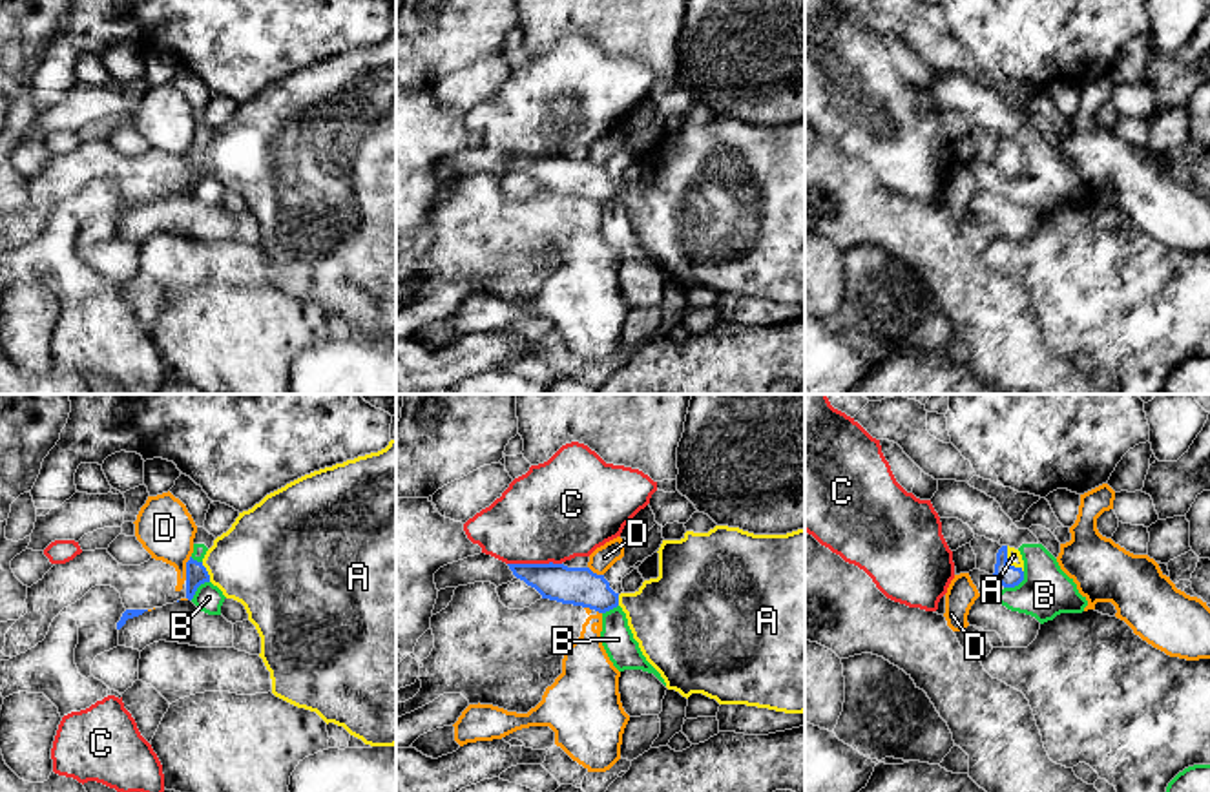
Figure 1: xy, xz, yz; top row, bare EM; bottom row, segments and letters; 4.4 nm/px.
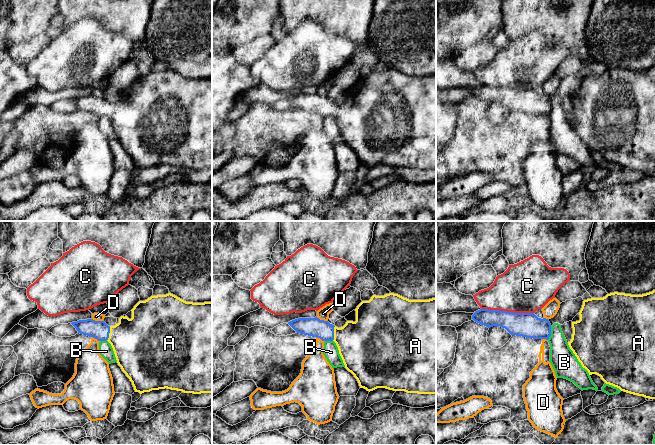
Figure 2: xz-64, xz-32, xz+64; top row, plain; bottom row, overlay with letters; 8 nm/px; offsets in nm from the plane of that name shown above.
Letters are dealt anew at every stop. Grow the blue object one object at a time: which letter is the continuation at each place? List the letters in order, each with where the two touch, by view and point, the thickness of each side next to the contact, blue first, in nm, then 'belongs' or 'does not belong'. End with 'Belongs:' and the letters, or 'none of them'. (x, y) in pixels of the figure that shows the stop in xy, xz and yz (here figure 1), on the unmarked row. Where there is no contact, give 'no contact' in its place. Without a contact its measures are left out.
A: yz (1006, 154) | 100/60 nm | belongs
B: yz (1017, 176) | 100/220 nm | does not belong
C: xz (533, 156) | 170/420 nm | does not belong
D: xy (187, 159) | 100/260 nm | does not belong
Belongs: A

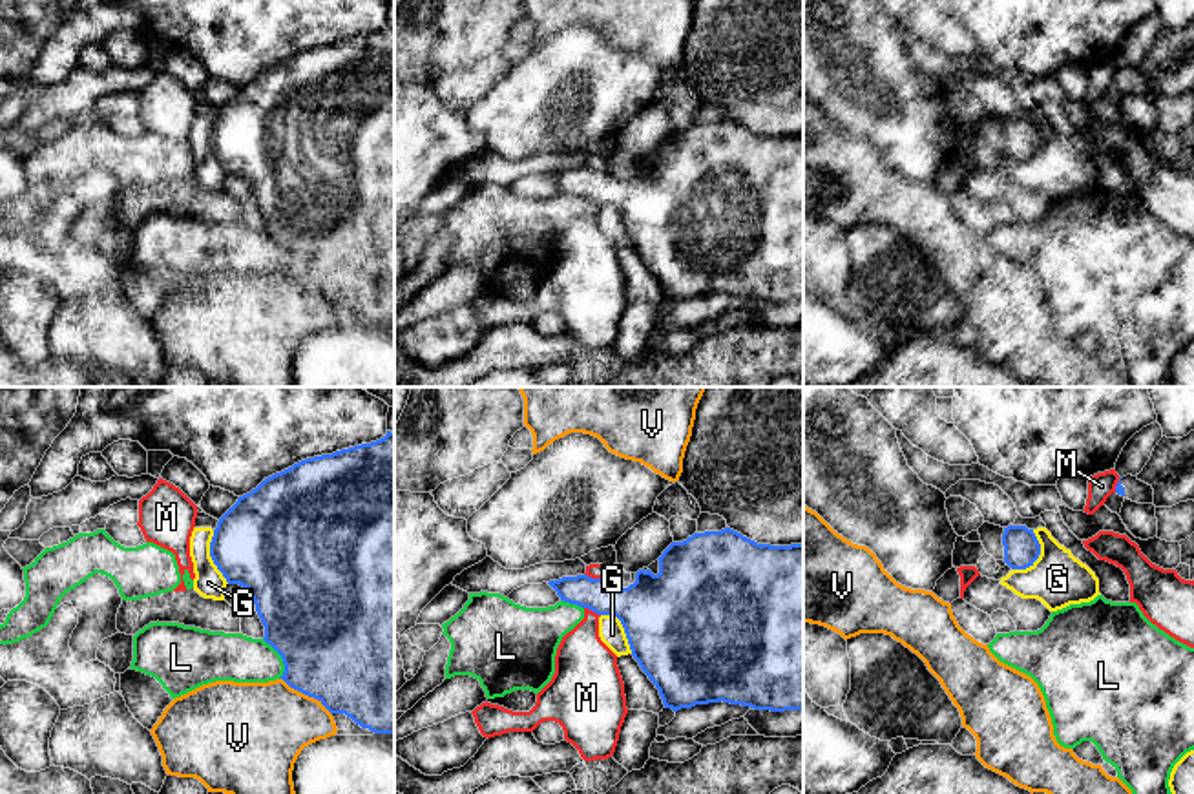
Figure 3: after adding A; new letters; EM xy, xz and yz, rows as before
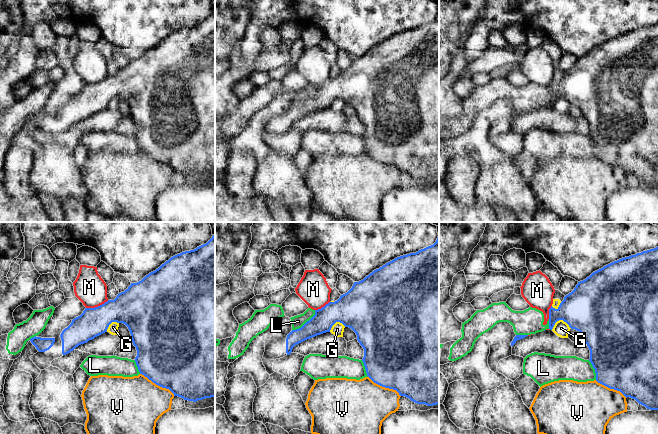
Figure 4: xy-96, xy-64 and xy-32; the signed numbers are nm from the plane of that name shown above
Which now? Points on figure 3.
G: yz (1037, 148) | 160/240 nm | does not belong
L: xy (282, 249) | 500/220 nm | does not belong
M: xz (596, 170) | 240/60 nm | does not belong
V: xy (305, 285) | 500/400 nm | does not belong
Belongs: none of them

